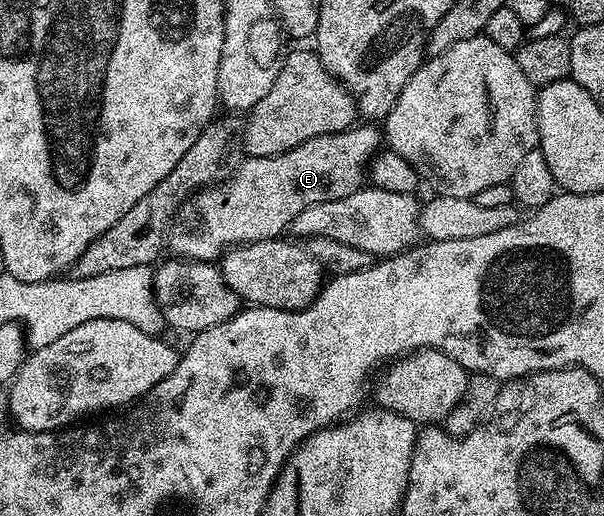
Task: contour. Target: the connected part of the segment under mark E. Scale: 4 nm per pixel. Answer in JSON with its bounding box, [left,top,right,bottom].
[168,123,384,262]

